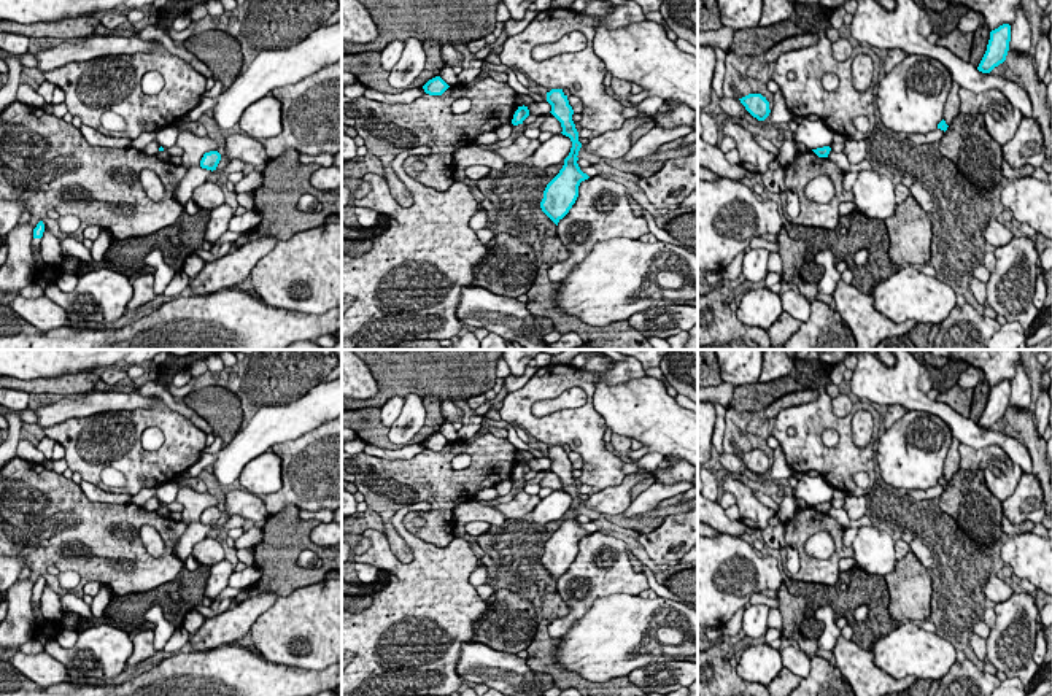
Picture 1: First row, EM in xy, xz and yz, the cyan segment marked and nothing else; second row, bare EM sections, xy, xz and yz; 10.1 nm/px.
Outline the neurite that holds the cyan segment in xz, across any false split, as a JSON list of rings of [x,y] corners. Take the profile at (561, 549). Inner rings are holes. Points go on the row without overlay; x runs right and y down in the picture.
[[[551,445],[547,448],[547,458],[551,461],[550,469],[561,478],[561,489],[572,497],[570,508],[564,515],[563,524],[547,540],[540,558],[542,567],[558,582],[575,559],[580,539],[590,532],[583,529],[577,520],[582,499],[578,497],[578,488],[572,477],[574,466],[569,461],[567,451],[563,445]]]

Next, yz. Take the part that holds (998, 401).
[[[1003,380],[990,388],[987,407],[977,423],[982,429],[990,429],[995,423],[1006,416],[1011,397],[1011,381]]]

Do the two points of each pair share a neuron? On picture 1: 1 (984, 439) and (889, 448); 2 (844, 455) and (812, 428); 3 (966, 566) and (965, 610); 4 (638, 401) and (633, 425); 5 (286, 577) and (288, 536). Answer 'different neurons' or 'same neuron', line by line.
1: different neurons
2: same neuron
3: same neuron
4: same neuron
5: same neuron

